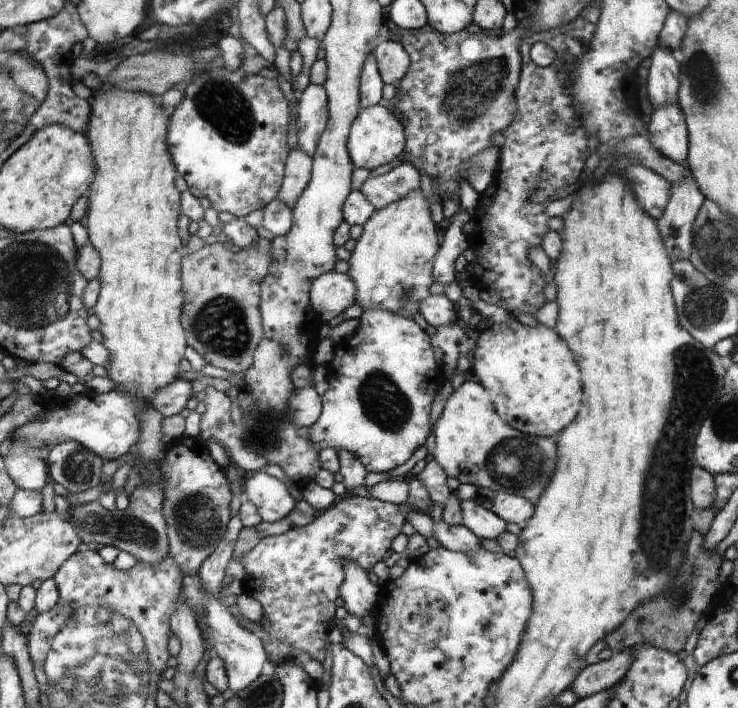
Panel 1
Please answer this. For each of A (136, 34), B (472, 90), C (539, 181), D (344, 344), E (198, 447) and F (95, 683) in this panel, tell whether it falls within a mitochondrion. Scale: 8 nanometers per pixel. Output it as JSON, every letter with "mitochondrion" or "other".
{"A":"other","B":"mitochondrion","C":"mitochondrion","D":"other","E":"other","F":"mitochondrion"}

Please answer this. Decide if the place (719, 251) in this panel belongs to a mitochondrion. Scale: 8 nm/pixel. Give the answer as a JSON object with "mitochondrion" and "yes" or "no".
{"mitochondrion":"yes"}

